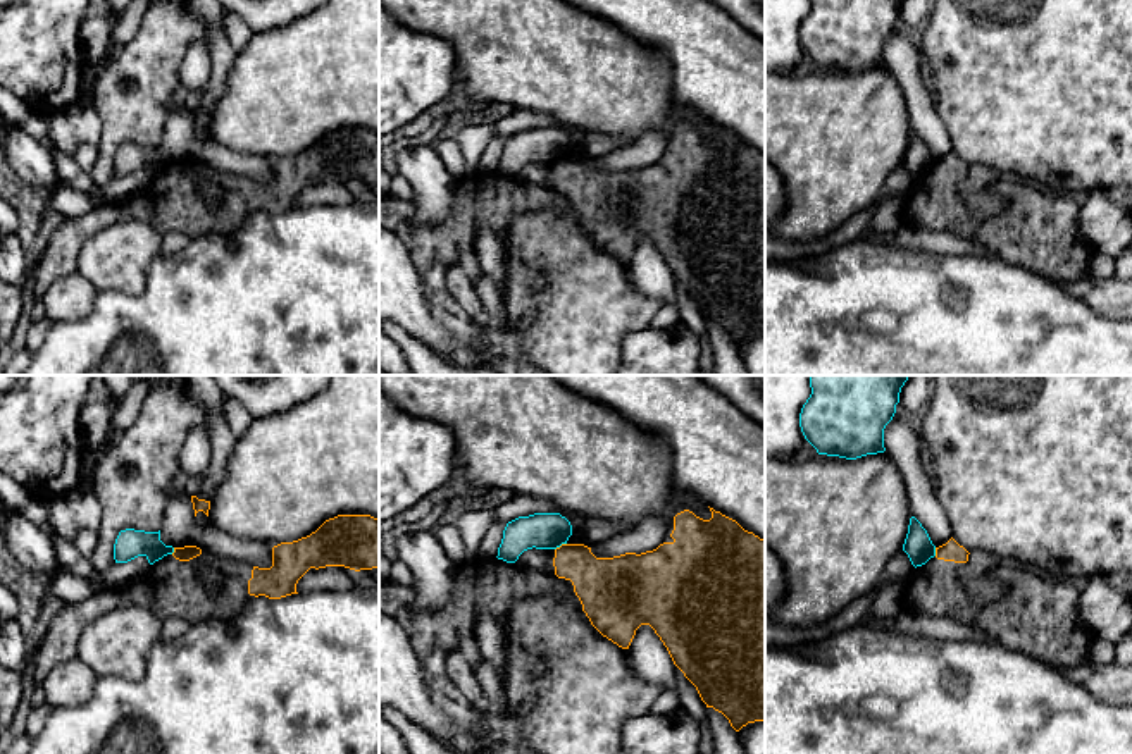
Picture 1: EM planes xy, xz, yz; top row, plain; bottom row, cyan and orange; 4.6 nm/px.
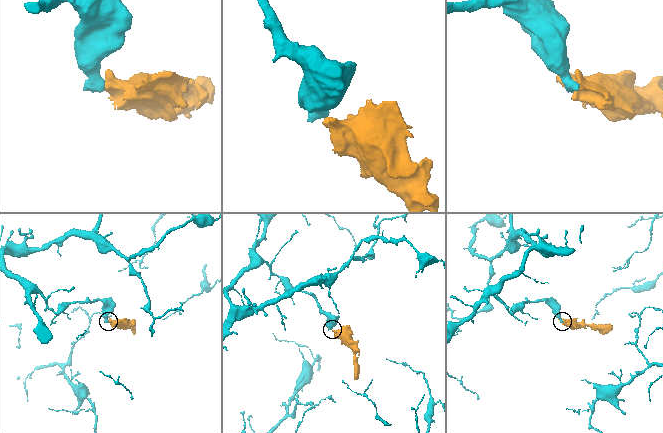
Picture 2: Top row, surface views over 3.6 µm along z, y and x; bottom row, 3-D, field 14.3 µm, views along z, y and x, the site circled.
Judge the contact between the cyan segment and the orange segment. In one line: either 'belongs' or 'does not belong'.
does not belong

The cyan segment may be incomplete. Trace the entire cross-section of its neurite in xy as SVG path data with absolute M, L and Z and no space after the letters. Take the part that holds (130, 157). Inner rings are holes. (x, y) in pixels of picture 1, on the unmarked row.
M126 143L119 146L114 158L115 177L128 177L138 170L145 170L148 177L153 179L155 176L172 167L174 162L165 160L160 155L160 145L145 146L145 145Z

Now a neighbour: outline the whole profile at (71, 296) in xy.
M76 270L52 282L43 293L41 301L50 322L79 320L91 313L96 294L98 289Z

